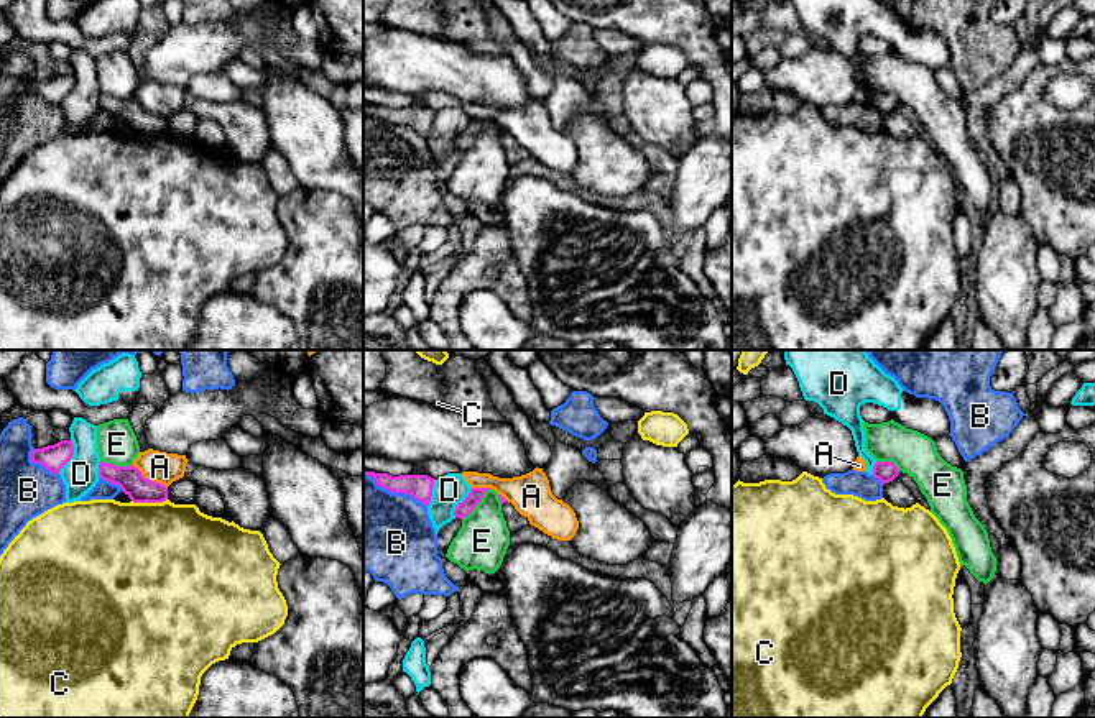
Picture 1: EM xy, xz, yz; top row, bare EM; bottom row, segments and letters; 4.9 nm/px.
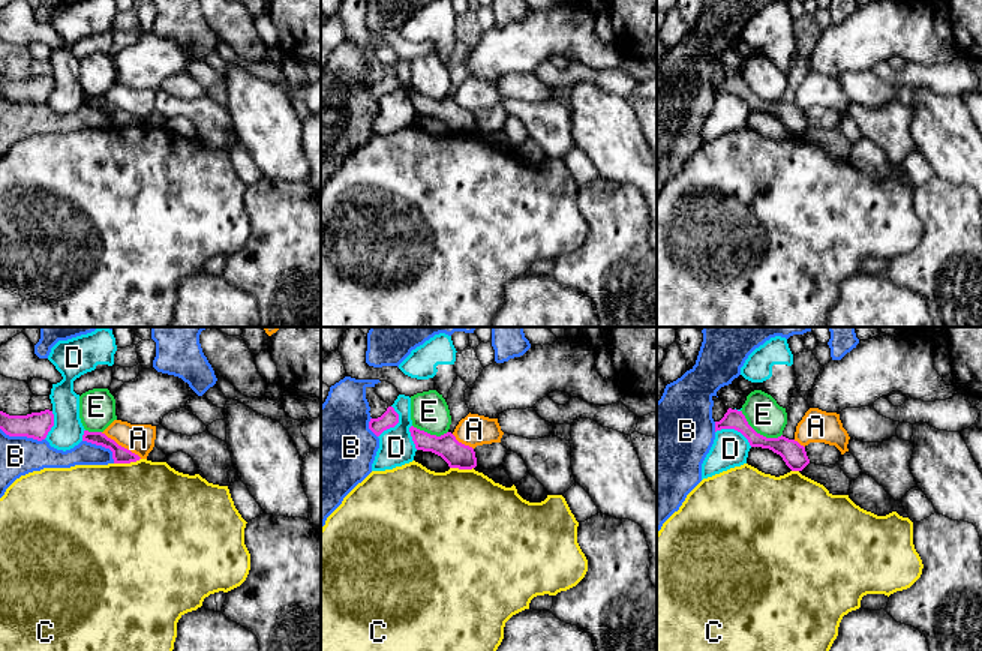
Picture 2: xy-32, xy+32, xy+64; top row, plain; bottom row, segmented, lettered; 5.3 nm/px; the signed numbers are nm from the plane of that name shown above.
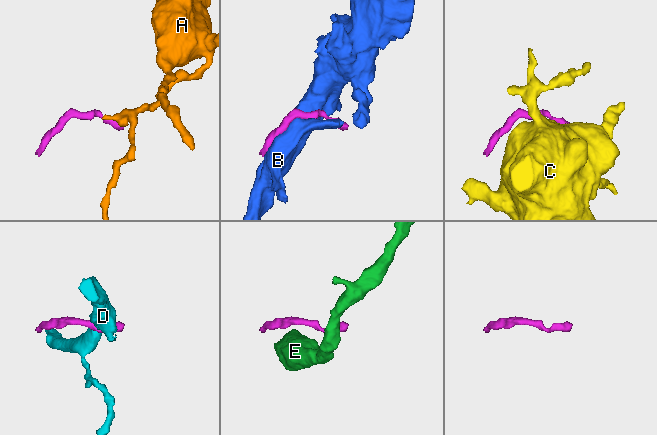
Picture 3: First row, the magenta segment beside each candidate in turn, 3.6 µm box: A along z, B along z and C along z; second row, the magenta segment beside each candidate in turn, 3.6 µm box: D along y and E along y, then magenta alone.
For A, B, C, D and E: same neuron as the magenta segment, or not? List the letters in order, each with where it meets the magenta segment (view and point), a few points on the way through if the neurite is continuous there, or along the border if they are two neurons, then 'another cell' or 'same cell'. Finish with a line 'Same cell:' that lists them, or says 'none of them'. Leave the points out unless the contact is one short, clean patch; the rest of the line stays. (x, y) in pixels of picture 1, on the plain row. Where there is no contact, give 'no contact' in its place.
A: meets magenta in xy at (150, 112); border along xy (132, 97), (166, 120); another cell
B: meets magenta in xz at (395, 124); another cell
C: meets magenta in xy at (148, 133); border along xy (166, 130), (161, 133), (132, 133); another cell
D: meets magenta in xy at (73, 86); border along xy (71, 71), (73, 89), (58, 104); another cell
E: meets magenta in xz at (479, 133); border along xz (490, 120), (462, 151); another cell
Same cell: none of them

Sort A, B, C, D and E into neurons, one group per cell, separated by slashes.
A / B / C / D / E

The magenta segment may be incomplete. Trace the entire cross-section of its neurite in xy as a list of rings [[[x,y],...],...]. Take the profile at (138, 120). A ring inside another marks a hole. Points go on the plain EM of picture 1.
[[[100,94],[99,110],[118,117],[133,135],[163,135],[168,131],[168,120],[145,110],[133,97],[115,99],[112,95]]]

